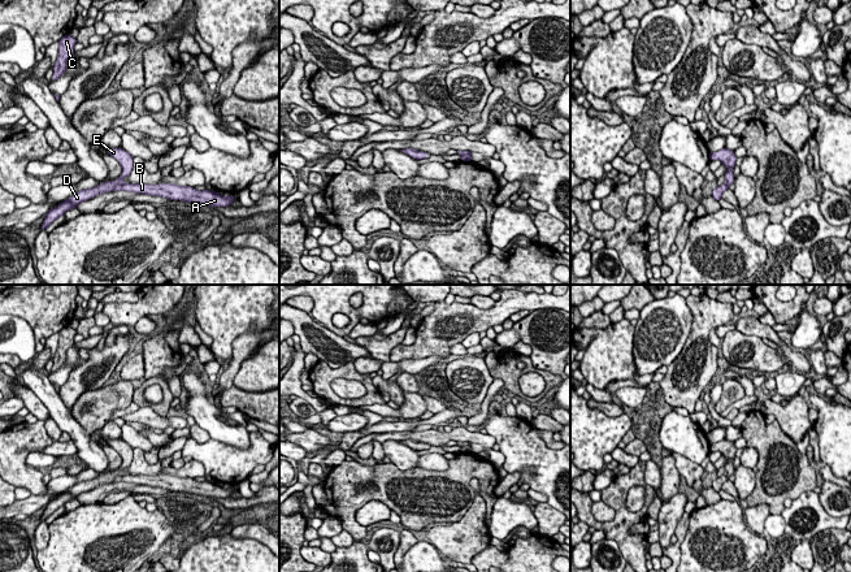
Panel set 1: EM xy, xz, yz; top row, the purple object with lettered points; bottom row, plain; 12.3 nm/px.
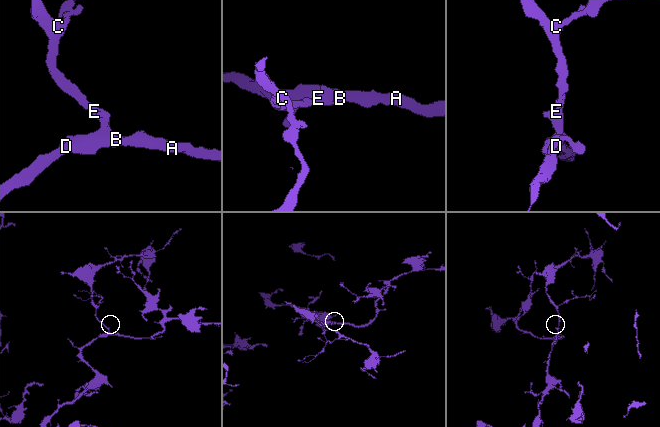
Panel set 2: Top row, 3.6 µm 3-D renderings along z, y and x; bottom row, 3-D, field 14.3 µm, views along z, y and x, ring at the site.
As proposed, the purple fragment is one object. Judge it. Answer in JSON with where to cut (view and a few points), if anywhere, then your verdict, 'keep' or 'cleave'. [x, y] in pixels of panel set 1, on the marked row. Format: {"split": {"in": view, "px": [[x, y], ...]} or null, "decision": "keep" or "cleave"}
{"split": null, "decision": "keep"}

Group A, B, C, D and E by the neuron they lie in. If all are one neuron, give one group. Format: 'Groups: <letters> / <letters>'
Groups: A B C D E

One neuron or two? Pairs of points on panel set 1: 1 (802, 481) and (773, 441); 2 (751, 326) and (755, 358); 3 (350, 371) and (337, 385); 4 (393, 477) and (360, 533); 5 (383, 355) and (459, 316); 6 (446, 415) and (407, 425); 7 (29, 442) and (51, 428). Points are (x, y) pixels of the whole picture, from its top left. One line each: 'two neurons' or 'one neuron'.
1: one neuron
2: two neurons
3: two neurons
4: one neuron
5: two neurons
6: one neuron
7: two neurons

